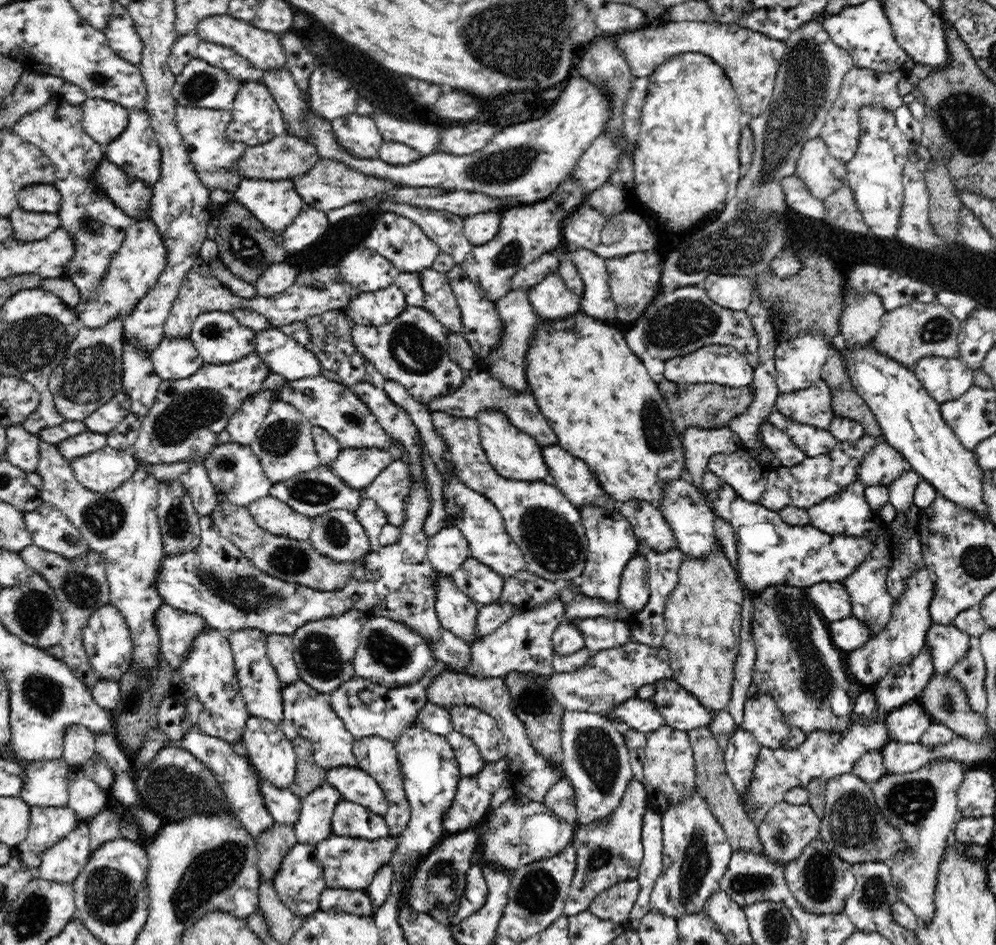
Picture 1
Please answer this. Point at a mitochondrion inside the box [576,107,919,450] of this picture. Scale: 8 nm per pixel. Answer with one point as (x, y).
(687, 321)

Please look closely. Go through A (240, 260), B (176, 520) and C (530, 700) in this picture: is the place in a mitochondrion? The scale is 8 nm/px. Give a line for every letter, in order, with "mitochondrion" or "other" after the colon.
A: mitochondrion
B: mitochondrion
C: mitochondrion

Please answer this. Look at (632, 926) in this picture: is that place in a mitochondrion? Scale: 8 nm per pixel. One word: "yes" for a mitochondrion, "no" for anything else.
no

